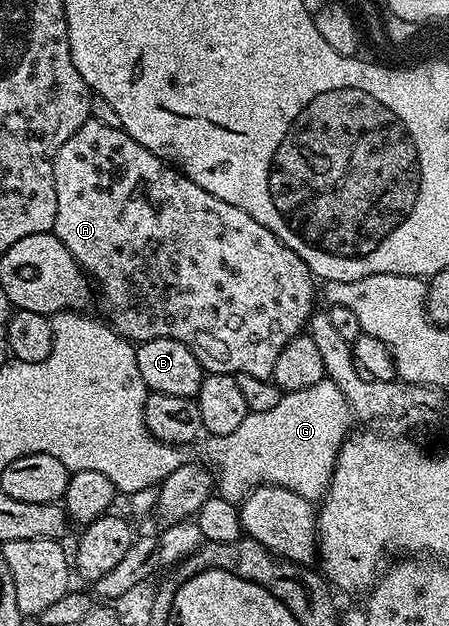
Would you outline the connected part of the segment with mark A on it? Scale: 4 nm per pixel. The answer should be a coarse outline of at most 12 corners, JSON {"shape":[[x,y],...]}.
{"shape":[[122,127],[57,149],[53,233],[138,345],[270,379],[305,261]]}

